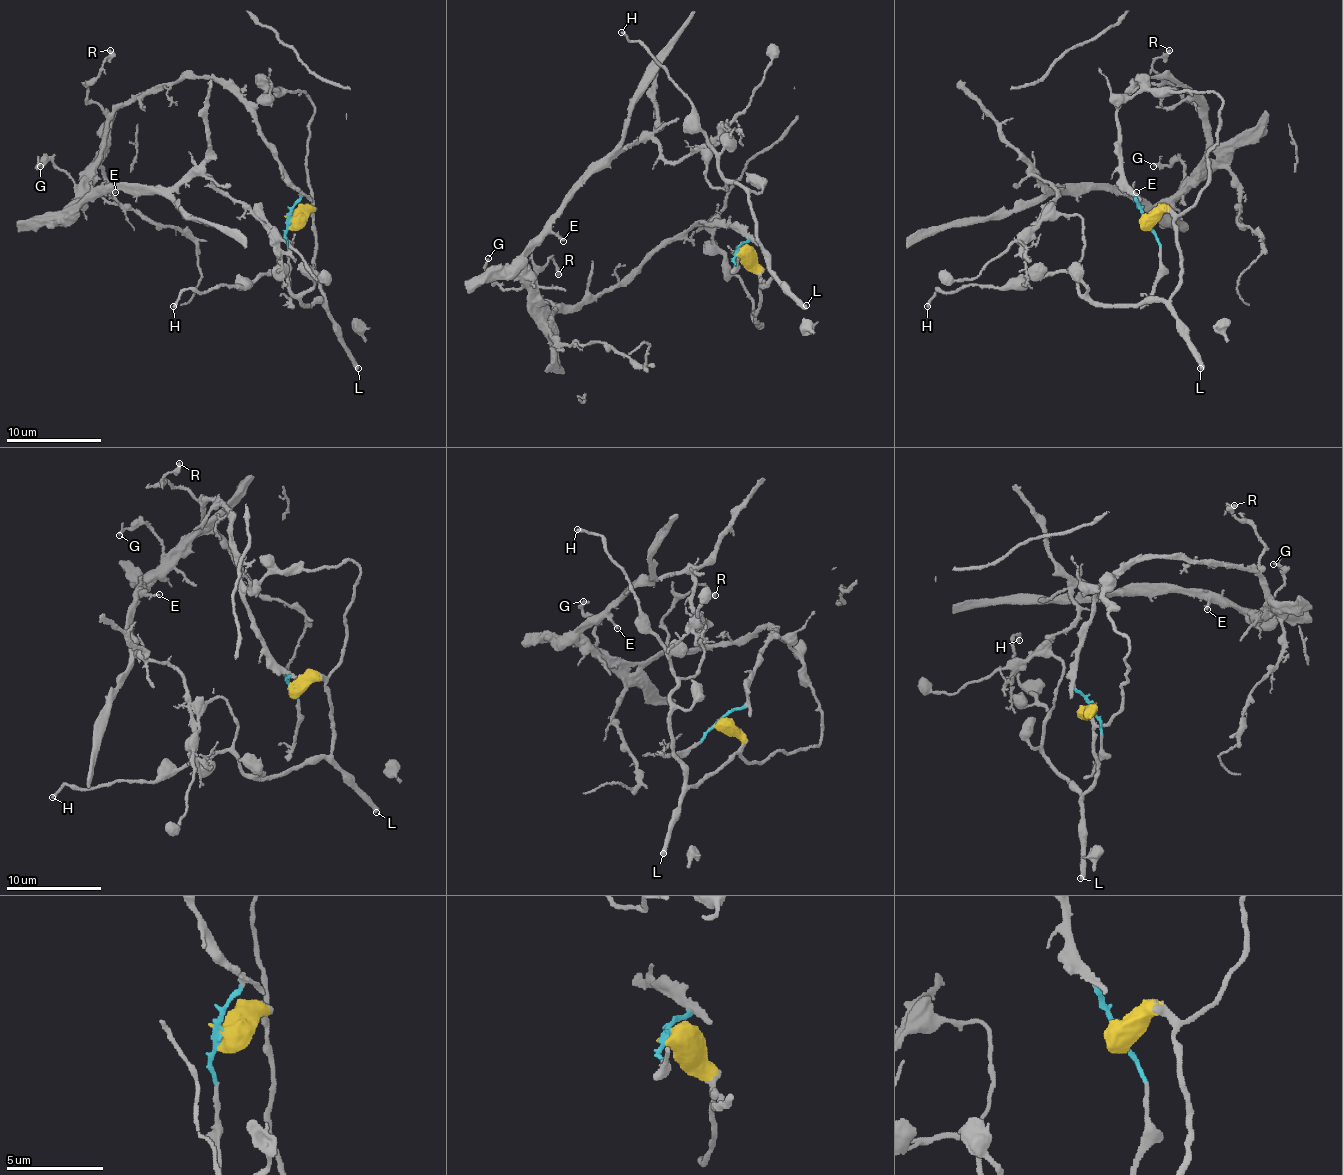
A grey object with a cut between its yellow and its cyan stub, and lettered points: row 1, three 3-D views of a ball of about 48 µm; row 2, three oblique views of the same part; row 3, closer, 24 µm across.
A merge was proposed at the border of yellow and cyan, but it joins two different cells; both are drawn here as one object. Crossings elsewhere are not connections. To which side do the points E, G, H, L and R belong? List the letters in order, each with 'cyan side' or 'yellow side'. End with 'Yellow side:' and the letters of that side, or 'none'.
E: cyan side
G: cyan side
H: yellow side
L: yellow side
R: cyan side
Yellow side: H, L

